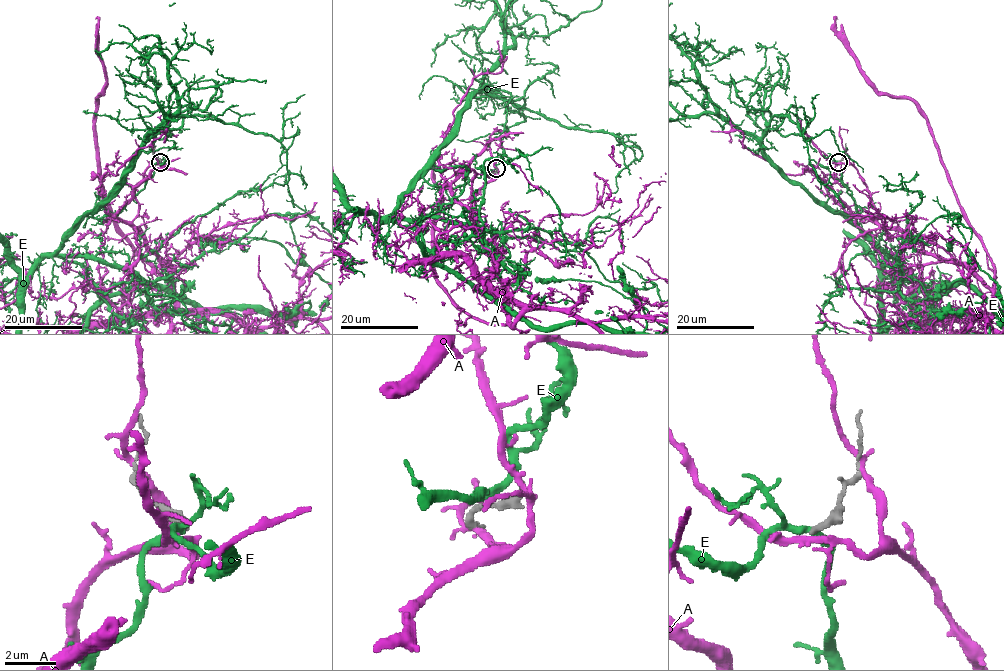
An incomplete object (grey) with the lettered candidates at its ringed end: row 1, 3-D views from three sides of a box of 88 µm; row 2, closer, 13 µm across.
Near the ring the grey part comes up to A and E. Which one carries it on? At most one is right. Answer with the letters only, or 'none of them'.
none of them

